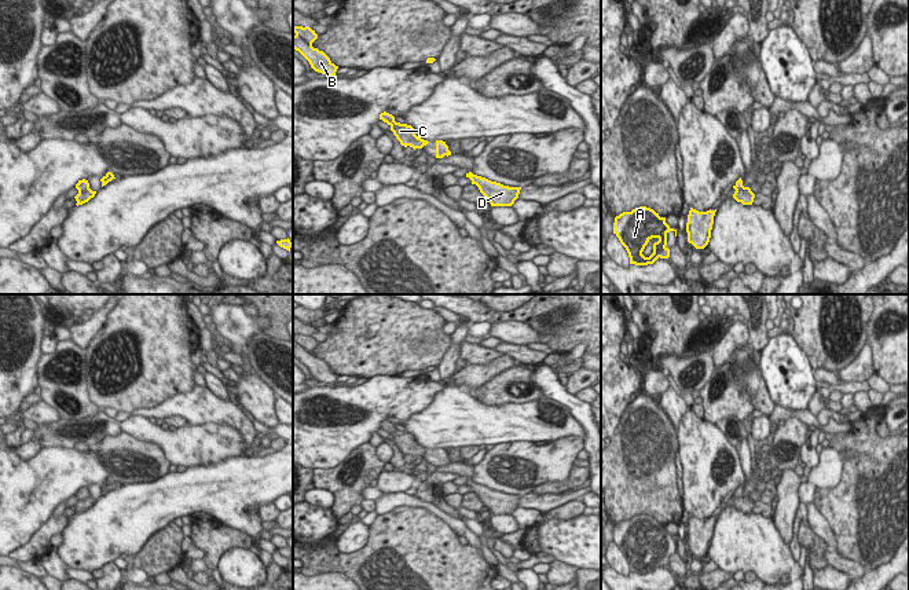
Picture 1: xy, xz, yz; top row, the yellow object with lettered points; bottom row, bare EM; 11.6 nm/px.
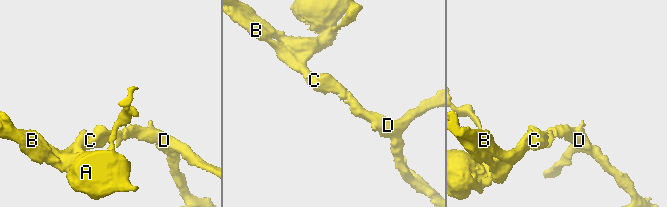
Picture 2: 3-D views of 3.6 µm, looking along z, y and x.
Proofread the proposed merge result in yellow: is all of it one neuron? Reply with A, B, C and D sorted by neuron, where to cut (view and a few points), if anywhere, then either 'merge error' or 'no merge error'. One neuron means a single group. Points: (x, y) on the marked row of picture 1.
groups A / B C D; cut xy (90, 189), (79, 193); merge error

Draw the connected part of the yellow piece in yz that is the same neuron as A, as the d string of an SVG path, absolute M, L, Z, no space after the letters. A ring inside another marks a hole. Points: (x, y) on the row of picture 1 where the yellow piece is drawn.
M639 206L631 212L623 212L615 217L613 234L626 248L630 264L648 265L653 264L659 257L668 259L667 234L677 230L666 223L666 217L660 217L653 209ZM652 238L659 241L653 243L653 253L649 257L642 254L645 246Z

